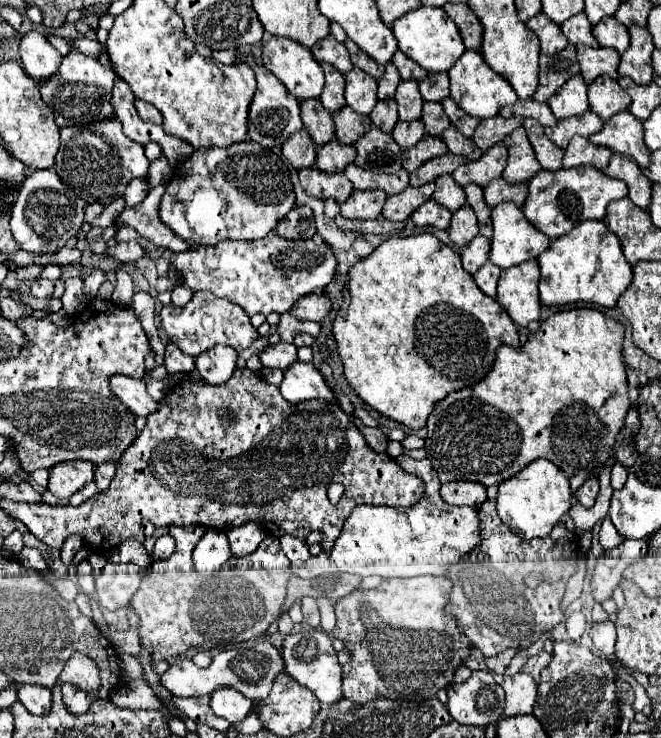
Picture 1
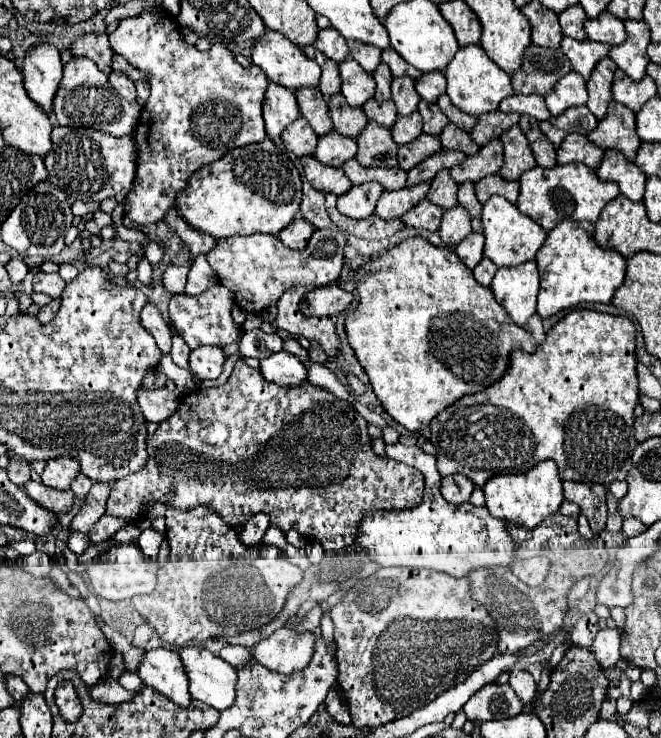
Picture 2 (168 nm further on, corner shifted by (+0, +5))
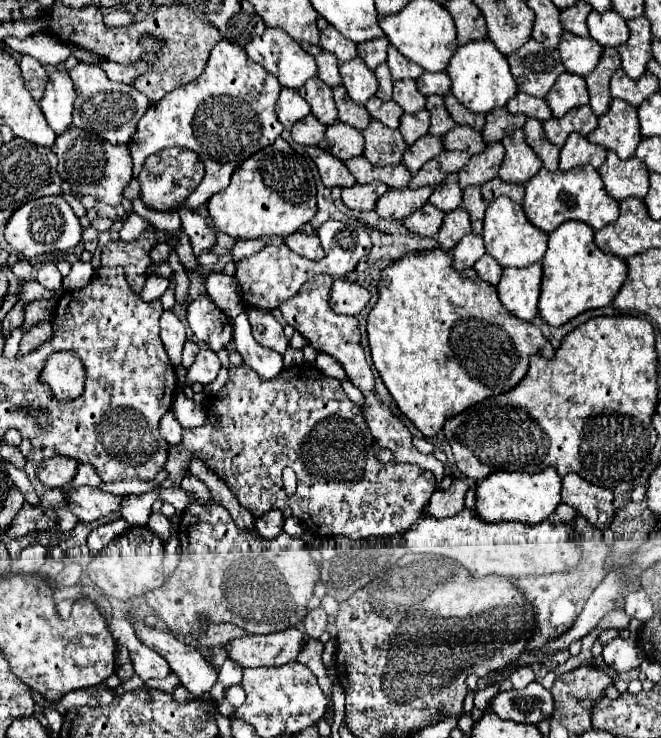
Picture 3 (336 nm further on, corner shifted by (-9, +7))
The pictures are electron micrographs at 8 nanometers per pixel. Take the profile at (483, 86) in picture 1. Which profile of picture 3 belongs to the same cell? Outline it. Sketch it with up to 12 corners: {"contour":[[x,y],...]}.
{"contour":[[488,38],[460,46],[446,72],[472,112],[504,108],[518,92]]}

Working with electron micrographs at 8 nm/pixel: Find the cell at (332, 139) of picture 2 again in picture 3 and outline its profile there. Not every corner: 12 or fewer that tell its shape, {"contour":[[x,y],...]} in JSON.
{"contour":[[334,122],[326,128],[322,150],[342,162],[362,156],[360,130]]}

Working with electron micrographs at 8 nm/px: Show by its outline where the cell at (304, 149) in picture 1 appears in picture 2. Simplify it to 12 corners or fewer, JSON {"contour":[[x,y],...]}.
{"contour":[[299,116],[283,130],[287,150],[297,156],[315,152],[319,136]]}

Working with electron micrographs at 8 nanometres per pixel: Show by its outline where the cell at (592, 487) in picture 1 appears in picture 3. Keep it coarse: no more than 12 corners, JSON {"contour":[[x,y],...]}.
{"contour":[[576,474],[562,480],[562,502],[592,526],[614,518],[614,492]]}

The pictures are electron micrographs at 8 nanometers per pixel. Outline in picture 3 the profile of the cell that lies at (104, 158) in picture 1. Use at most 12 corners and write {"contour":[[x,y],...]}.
{"contour":[[72,126],[56,138],[58,172],[76,198],[120,206],[128,144]]}

